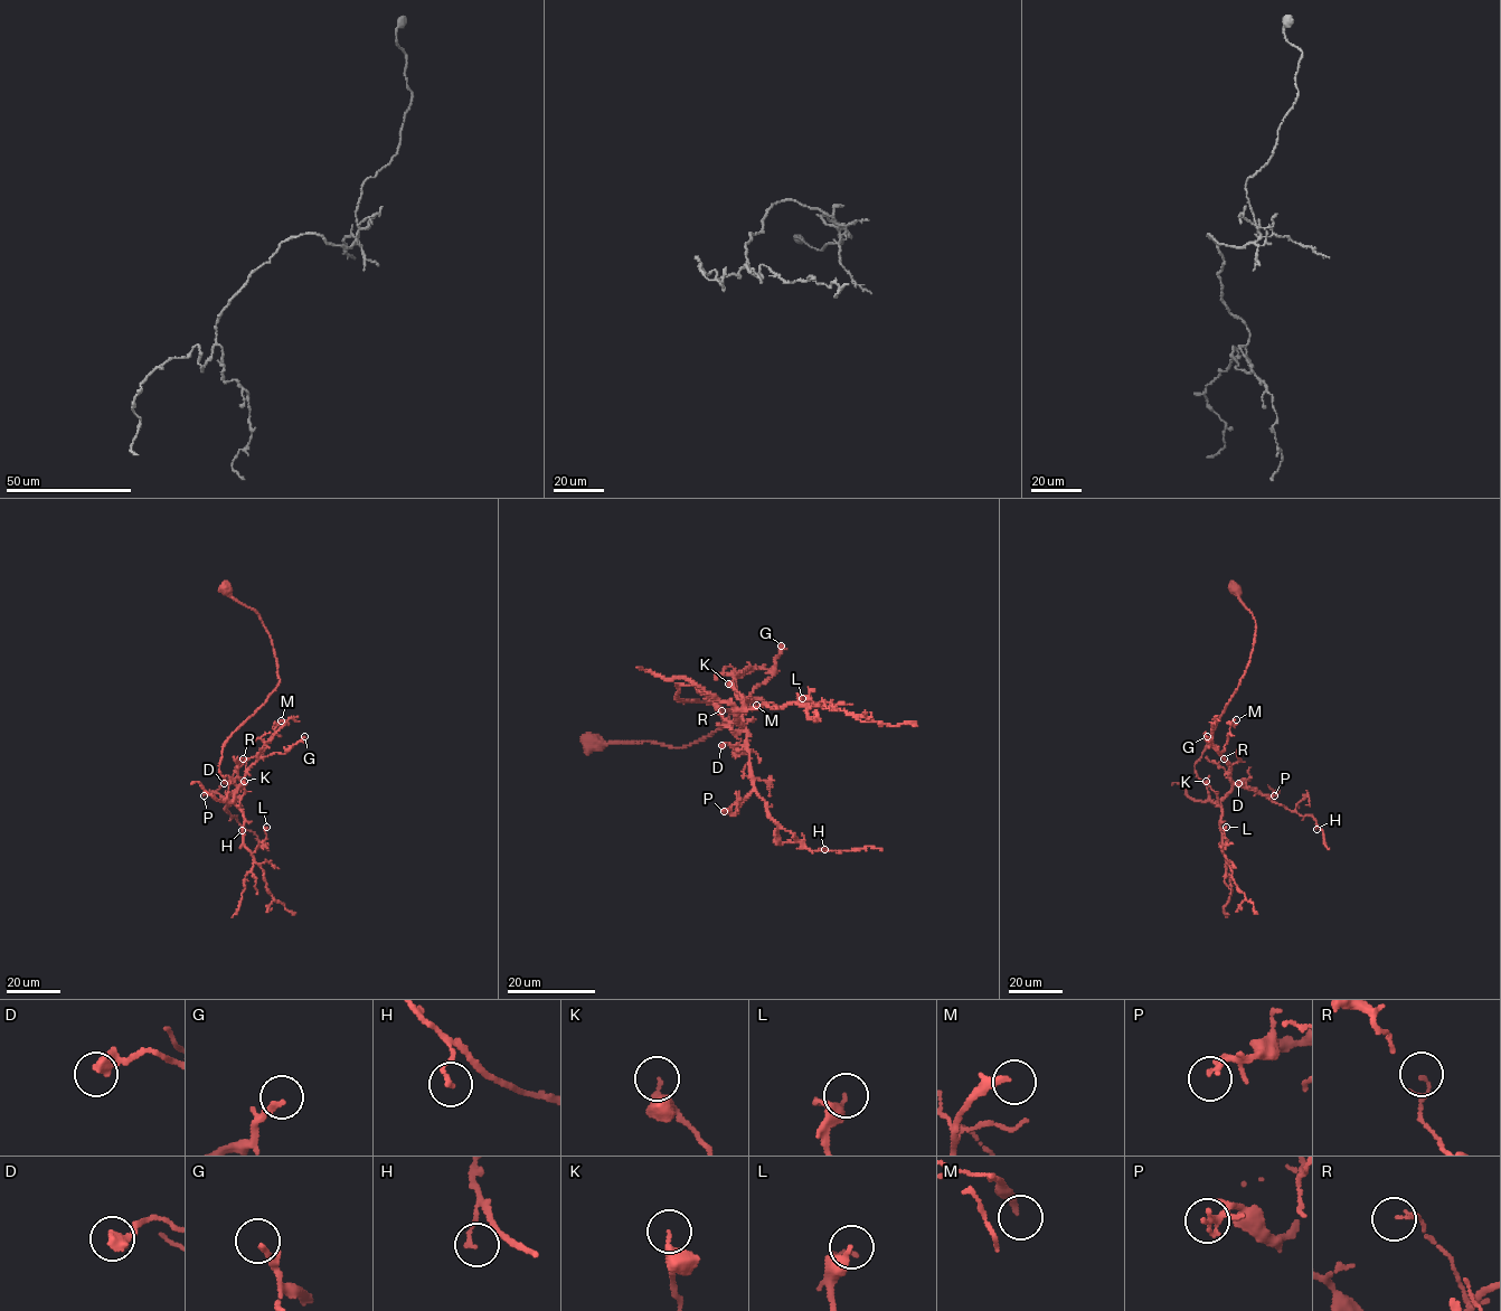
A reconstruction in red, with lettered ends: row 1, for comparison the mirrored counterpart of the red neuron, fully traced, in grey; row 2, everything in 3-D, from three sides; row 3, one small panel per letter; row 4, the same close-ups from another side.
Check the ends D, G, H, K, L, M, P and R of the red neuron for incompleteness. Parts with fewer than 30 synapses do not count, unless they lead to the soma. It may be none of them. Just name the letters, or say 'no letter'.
no letter

